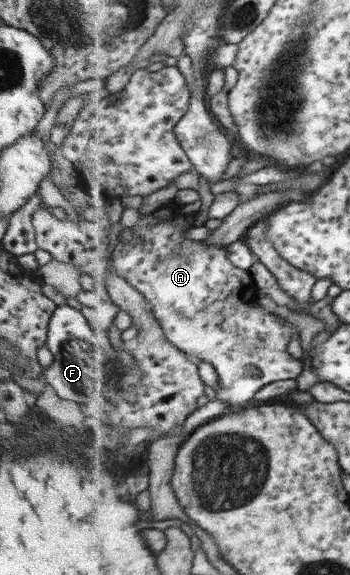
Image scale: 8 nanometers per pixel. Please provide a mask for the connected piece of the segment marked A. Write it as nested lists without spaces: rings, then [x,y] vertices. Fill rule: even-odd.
[[[172,200],[169,205],[176,203],[178,206],[177,211],[172,213],[170,219],[162,219],[156,221],[151,214],[145,214],[141,217],[136,225],[129,228],[128,231],[121,233],[116,232],[115,239],[113,241],[113,247],[111,251],[112,265],[114,269],[118,272],[118,275],[124,276],[141,294],[145,295],[145,298],[152,305],[152,310],[154,312],[155,318],[161,322],[161,327],[165,332],[165,337],[169,340],[169,343],[173,343],[175,347],[179,350],[185,352],[190,358],[194,360],[201,360],[210,363],[217,373],[218,382],[214,390],[216,390],[216,398],[221,401],[226,401],[232,406],[237,406],[237,408],[243,408],[249,400],[255,398],[255,394],[272,382],[277,382],[279,380],[289,380],[299,378],[299,374],[303,372],[303,367],[305,363],[303,359],[295,359],[289,352],[287,352],[287,346],[289,342],[293,340],[293,336],[299,336],[299,330],[294,326],[289,326],[287,322],[281,319],[279,316],[275,316],[266,309],[262,308],[255,299],[257,296],[257,284],[253,280],[253,276],[247,270],[243,270],[241,267],[235,266],[232,260],[228,257],[228,252],[223,245],[208,245],[203,241],[189,240],[183,236],[183,228],[179,224],[175,224],[175,215],[183,214],[180,211],[182,207],[181,204]]]

